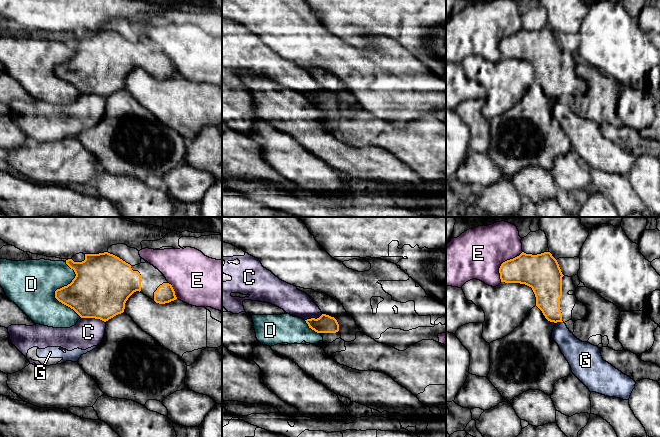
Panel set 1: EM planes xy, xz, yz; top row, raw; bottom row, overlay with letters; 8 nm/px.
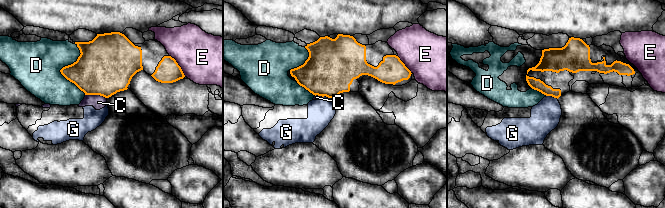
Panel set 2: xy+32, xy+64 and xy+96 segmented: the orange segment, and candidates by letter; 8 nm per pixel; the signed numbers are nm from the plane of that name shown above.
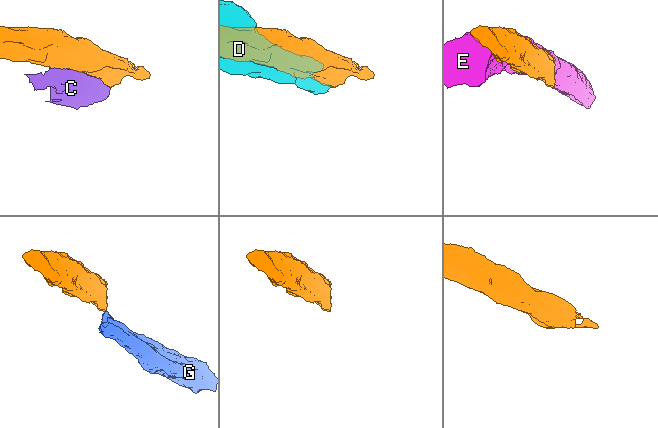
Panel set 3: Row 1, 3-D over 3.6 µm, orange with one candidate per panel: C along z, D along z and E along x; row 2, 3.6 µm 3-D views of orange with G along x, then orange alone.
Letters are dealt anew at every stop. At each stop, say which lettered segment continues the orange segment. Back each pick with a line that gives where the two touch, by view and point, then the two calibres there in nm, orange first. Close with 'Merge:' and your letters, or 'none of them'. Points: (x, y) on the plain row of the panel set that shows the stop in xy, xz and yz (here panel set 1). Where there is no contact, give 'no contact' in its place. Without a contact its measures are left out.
Merge: none of them

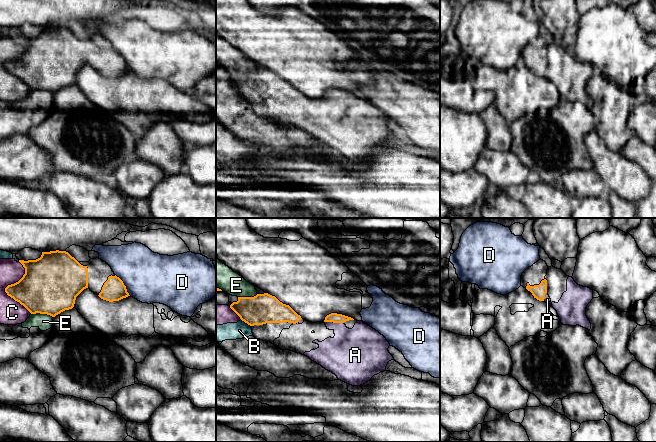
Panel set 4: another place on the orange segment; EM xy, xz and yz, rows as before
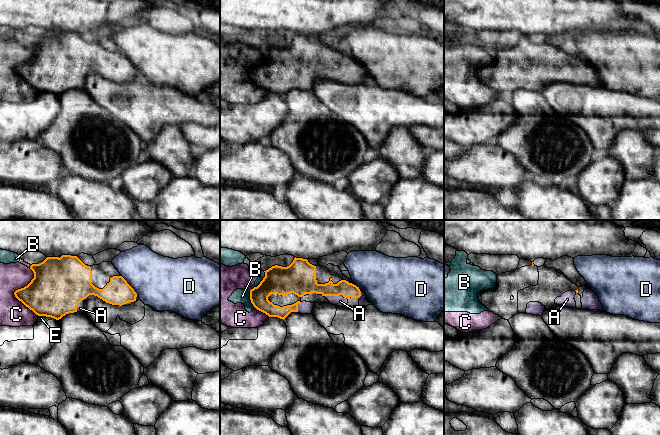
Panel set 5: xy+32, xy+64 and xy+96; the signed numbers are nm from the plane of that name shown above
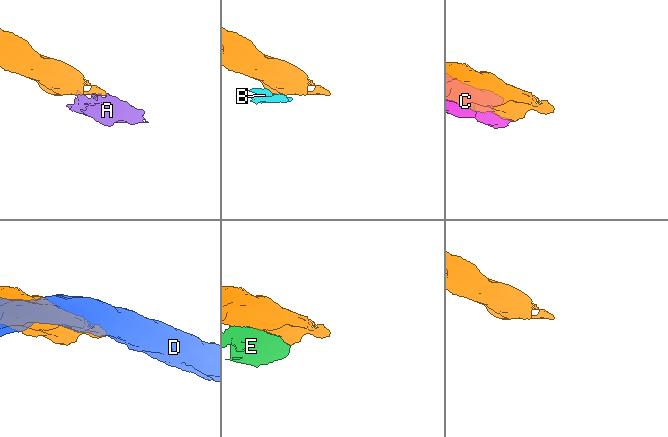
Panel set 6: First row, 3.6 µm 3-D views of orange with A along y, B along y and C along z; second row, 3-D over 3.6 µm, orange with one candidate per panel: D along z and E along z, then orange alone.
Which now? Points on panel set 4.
A: contact xz (334, 98); calibres 80 and 320 nm
Merge: A

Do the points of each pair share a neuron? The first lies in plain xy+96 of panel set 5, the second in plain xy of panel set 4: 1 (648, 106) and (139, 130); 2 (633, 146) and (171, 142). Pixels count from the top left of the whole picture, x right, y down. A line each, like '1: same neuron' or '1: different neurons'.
1: same neuron
2: same neuron

